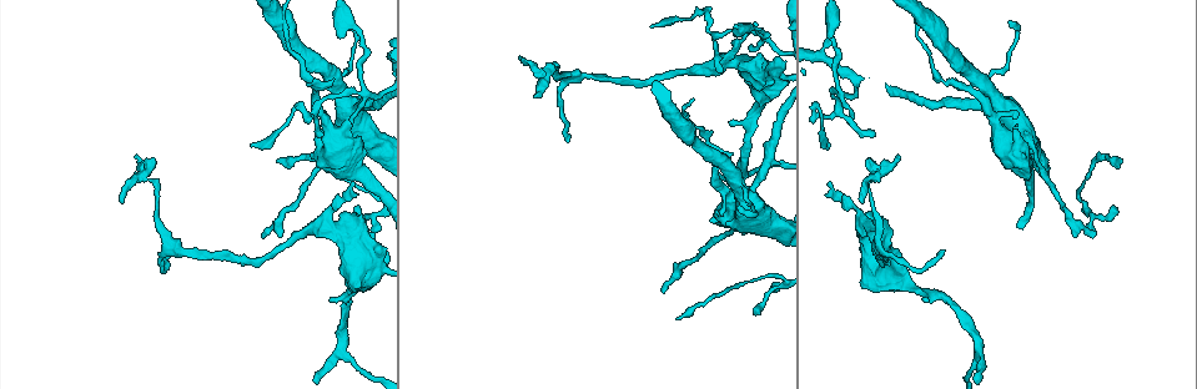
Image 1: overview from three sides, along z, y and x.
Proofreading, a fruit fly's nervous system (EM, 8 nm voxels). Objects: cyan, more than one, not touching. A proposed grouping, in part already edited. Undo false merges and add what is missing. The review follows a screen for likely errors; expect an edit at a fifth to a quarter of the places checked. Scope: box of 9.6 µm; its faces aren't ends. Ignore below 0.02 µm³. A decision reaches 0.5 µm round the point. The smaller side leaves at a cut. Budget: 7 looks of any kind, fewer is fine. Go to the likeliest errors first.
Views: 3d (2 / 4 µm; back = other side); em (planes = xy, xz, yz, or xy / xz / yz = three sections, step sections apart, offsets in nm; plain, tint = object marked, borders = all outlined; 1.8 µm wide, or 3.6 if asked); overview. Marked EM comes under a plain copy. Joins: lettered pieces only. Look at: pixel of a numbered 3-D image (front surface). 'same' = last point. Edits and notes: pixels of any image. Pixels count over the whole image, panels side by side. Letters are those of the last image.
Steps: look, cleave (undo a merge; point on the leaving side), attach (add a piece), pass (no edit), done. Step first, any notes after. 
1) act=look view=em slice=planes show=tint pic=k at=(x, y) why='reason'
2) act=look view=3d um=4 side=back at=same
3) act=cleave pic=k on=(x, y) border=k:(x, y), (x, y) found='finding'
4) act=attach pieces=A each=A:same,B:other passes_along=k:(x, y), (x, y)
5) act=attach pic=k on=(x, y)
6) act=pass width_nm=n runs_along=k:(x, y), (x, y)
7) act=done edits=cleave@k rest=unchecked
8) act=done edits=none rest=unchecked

act=look view=em slice=planes show=borders pic=1 at=(253, 143) why='thin end'

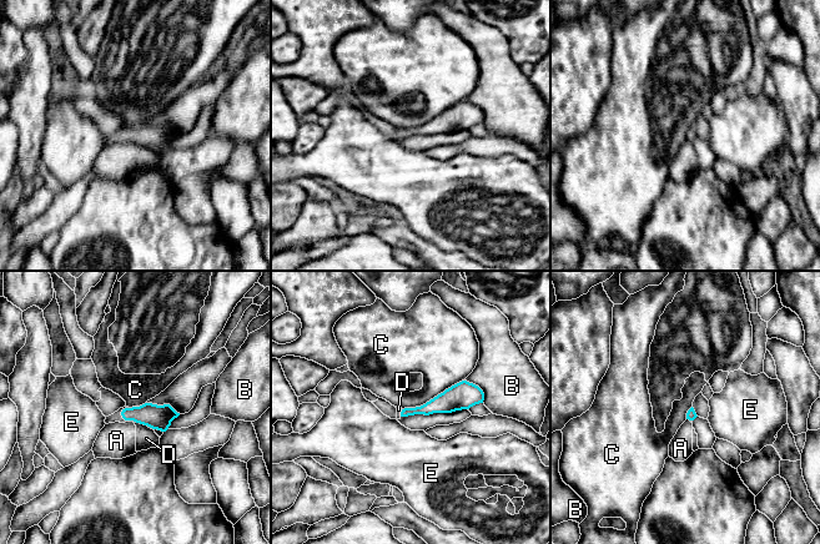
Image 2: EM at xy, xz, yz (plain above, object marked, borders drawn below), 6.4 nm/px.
act=pass longest_contact=C:460nm each=A:other,B:other,C:other,D:other,E:other border=2:(121, 409), (125, 419), (147, 427) found='none of them fits'

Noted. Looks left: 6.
act=look view=em um=3.6 slice=xy step=4 show=tint pic=1 at=(751, 193) why='three-way junction'

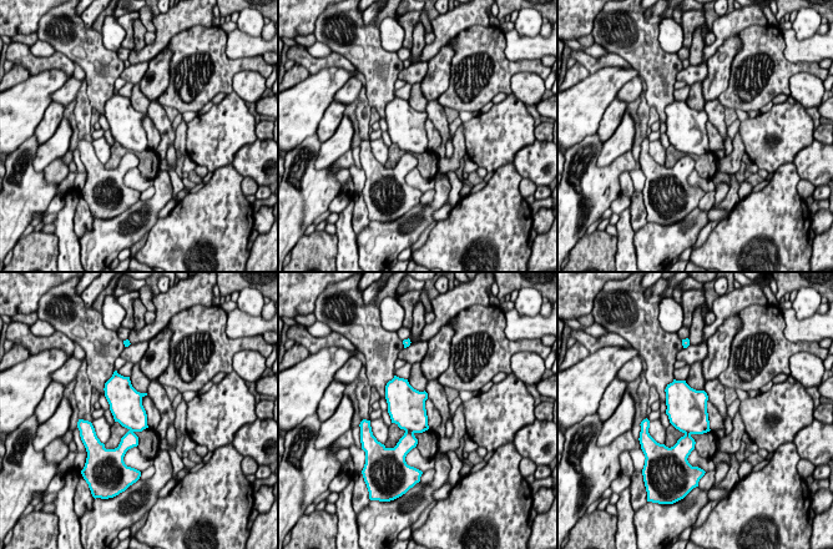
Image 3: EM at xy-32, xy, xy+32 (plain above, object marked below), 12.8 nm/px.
act=look view=em um=3.6 slice=planes show=tint at=same why='another direction'

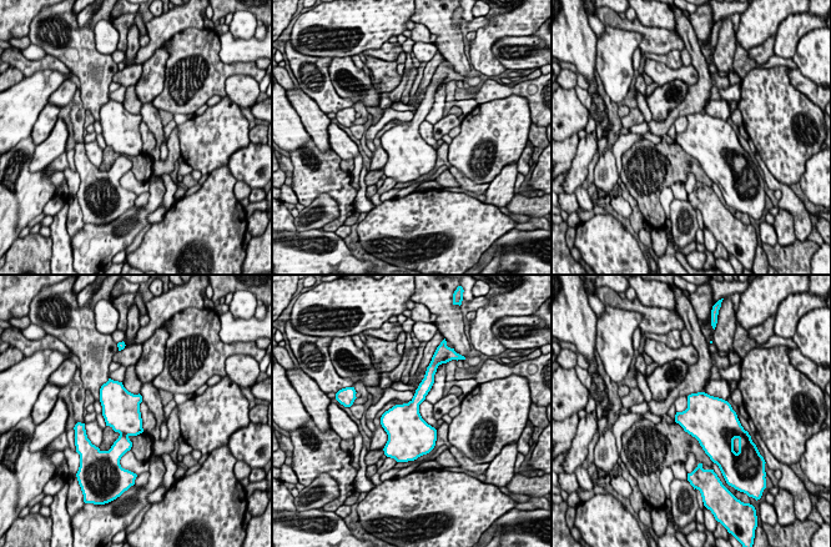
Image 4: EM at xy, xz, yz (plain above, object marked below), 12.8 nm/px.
act=look view=em um=3.6 slice=planes show=borders at=same

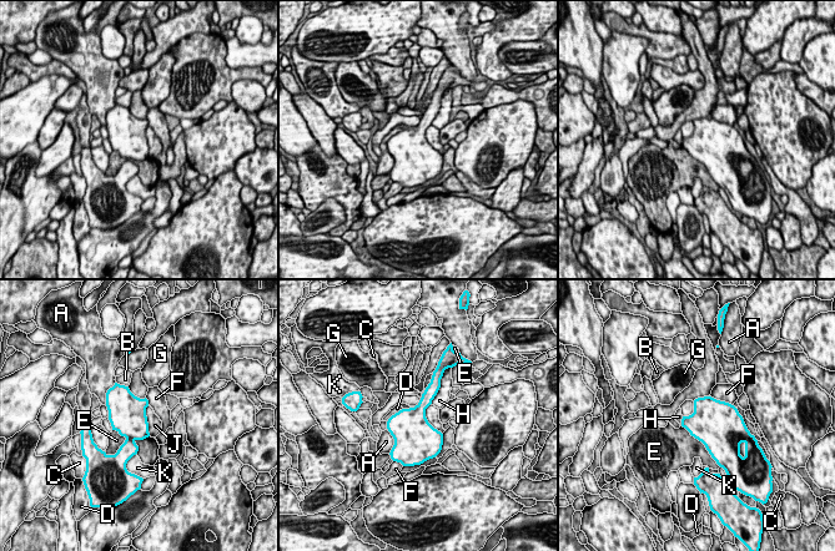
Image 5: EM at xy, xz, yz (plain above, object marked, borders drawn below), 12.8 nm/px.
act=cleave pic=5 on=(129, 448) each=A:other,B:other,C:other,D:other,E:other,F:other,G:other,H:other,J:other,K:other border=5:(126, 438), (134, 441) found='two neurons meet here'

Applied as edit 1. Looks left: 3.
act=done edits=cleave@5 rest=unchecked

